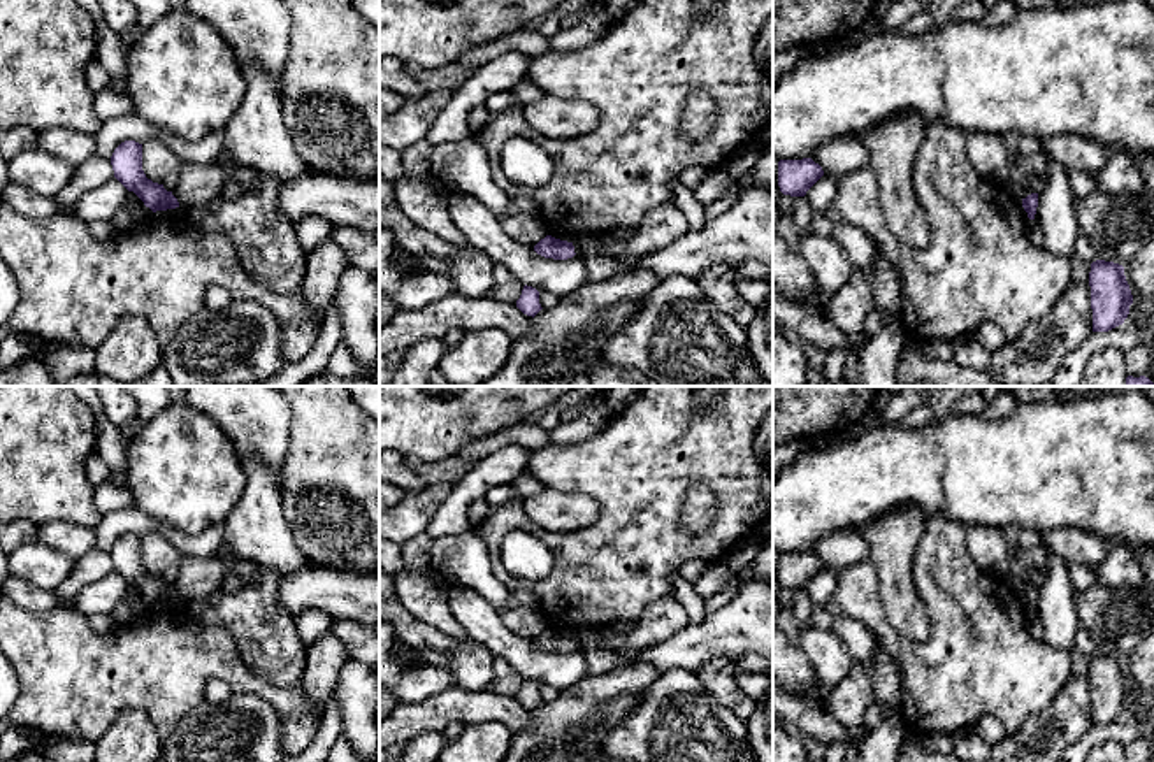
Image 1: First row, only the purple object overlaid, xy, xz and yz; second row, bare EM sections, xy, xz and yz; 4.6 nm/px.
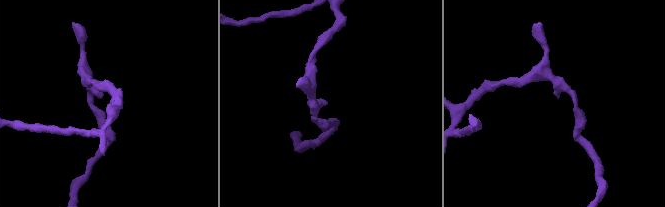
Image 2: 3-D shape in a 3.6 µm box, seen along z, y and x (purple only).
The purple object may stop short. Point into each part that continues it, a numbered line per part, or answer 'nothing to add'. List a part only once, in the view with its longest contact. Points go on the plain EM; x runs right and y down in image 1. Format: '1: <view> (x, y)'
nothing to add

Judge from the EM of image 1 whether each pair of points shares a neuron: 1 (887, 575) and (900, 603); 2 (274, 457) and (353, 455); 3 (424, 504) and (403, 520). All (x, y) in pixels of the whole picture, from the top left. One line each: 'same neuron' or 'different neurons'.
1: same neuron
2: different neurons
3: same neuron

